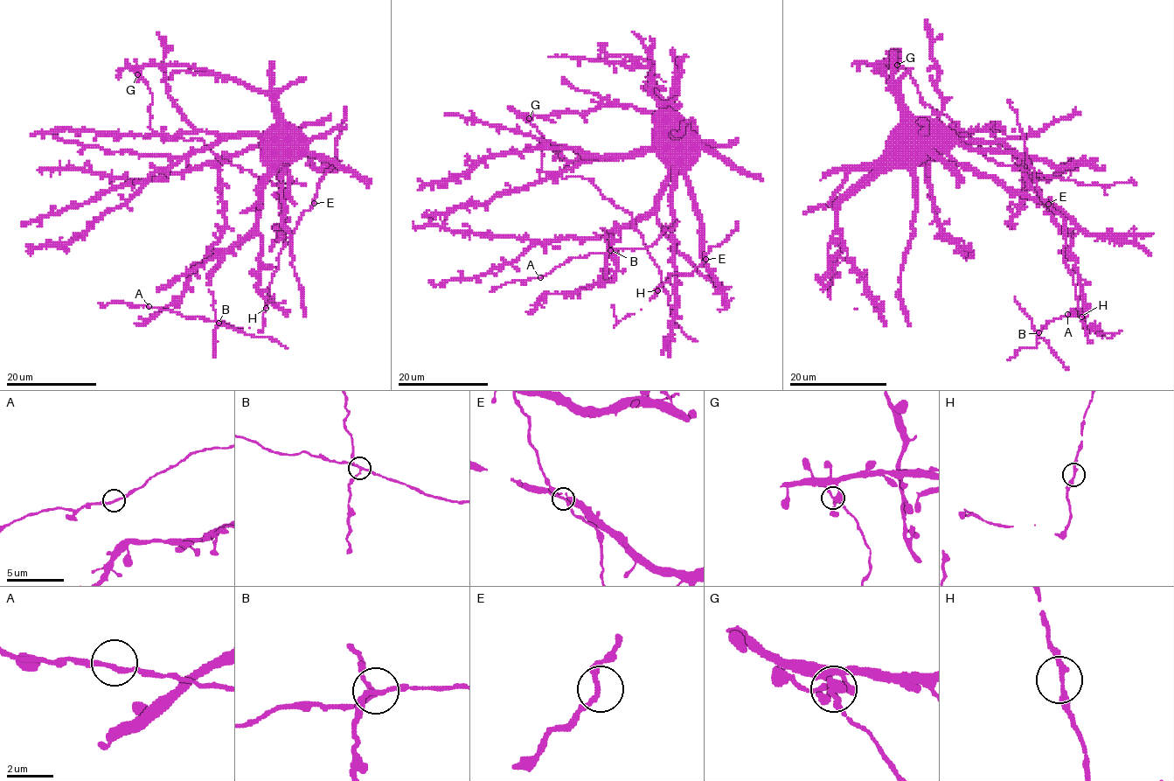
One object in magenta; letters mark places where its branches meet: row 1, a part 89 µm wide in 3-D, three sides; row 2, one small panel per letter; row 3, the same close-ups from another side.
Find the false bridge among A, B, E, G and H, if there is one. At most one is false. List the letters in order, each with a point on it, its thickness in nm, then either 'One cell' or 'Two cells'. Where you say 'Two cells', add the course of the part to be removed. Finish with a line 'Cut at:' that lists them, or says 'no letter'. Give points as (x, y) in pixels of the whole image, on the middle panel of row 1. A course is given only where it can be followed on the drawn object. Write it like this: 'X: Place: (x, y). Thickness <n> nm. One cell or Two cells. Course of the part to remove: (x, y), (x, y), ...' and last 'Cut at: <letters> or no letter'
A: Place: (540, 277). Thickness 200 nm. One cell
B: Place: (610, 250). Thickness 190 nm. Two cells. Course of the part to remove: (610, 250), (605, 278)
E: Place: (705, 259). Thickness 200 nm. One cell
G: Place: (529, 118). Thickness 300 nm. One cell
H: Place: (657, 290). Thickness 240 nm. One cell
Cut at: B

